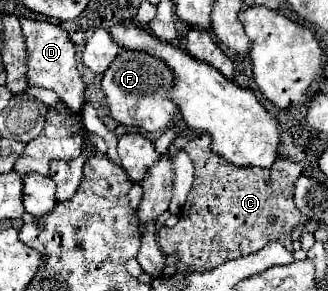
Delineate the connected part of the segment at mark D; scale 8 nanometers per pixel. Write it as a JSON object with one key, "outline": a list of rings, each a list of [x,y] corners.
{"outline":[[[20,20],[22,32],[28,44],[28,82],[30,86],[40,86],[54,90],[60,100],[76,114],[82,112],[86,104],[86,84],[76,66],[76,46],[72,44],[68,32],[56,24],[40,20]]]}

